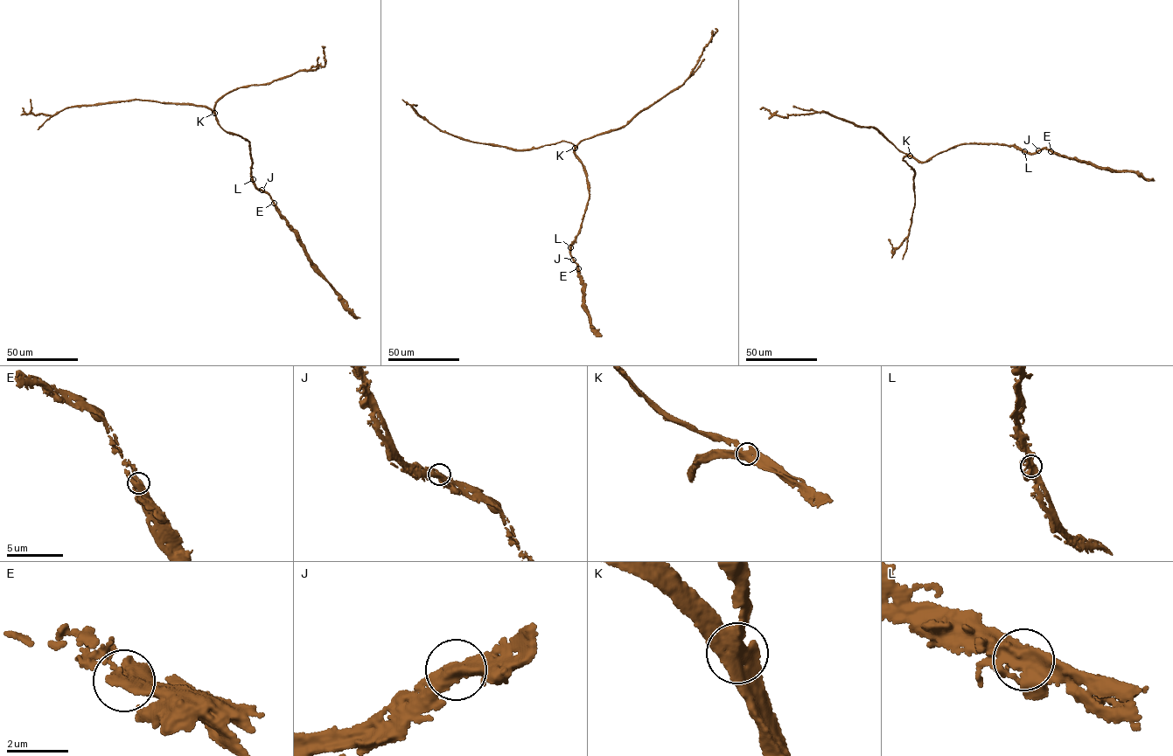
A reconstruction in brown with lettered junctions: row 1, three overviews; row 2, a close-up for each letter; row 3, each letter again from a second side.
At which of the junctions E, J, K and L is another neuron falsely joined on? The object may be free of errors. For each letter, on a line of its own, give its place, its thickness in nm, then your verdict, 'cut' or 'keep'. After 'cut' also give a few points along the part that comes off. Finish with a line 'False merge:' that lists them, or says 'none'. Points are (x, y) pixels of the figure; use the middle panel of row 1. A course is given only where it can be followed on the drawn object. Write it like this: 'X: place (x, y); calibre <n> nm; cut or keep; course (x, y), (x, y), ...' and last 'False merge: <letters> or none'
E: place (578, 268); calibre 440 nm; keep
J: place (573, 260); calibre 400 nm; keep
K: place (575, 148); calibre 420 nm; keep
L: place (570, 247); calibre 460 nm; keep
False merge: none

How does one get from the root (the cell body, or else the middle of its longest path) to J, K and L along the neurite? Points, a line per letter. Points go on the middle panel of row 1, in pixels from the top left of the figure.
J: (588, 186), (589, 199), (582, 227), (570, 248), (573, 260)
K: (588, 186), (583, 165), (574, 153), (575, 148)
L: (588, 186), (589, 199), (582, 227), (570, 247)

